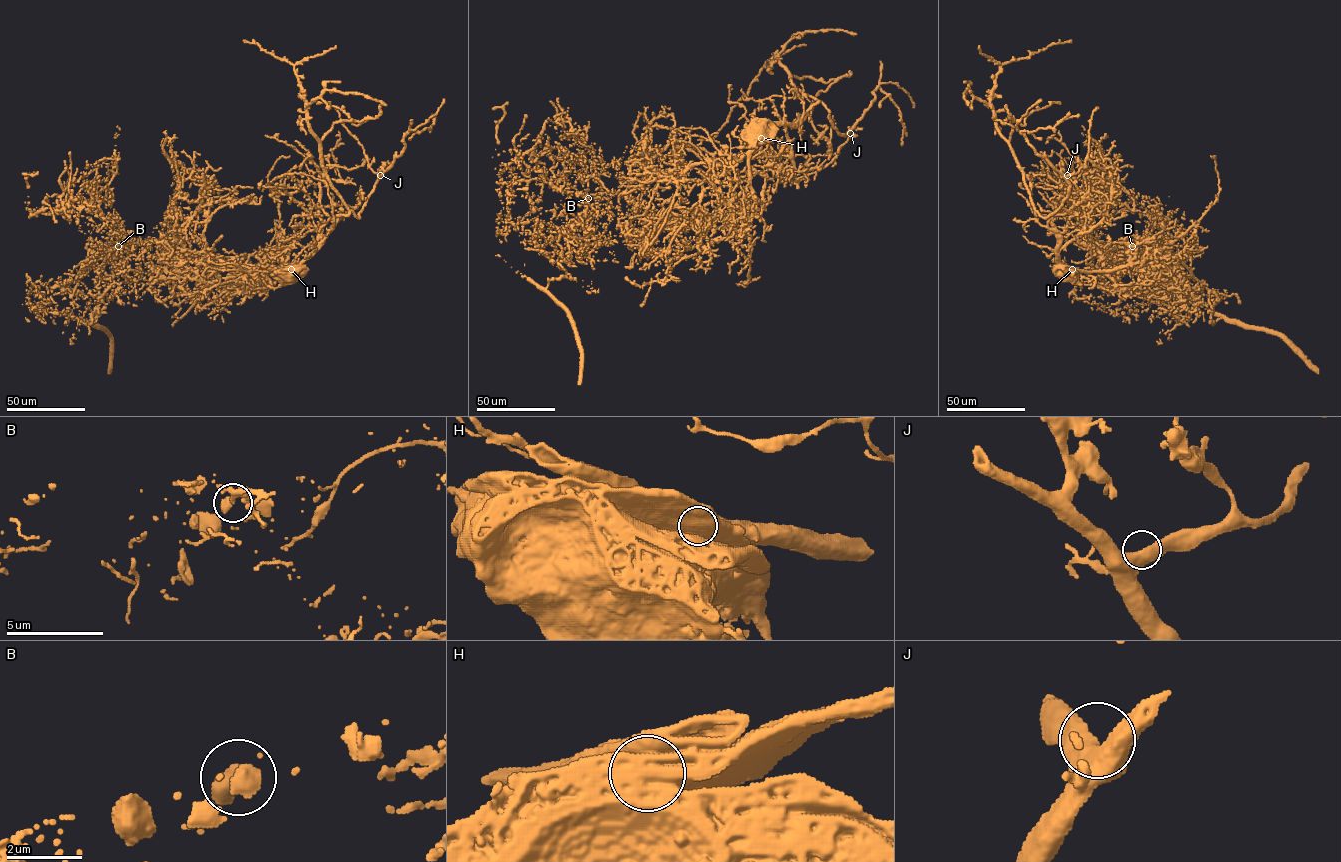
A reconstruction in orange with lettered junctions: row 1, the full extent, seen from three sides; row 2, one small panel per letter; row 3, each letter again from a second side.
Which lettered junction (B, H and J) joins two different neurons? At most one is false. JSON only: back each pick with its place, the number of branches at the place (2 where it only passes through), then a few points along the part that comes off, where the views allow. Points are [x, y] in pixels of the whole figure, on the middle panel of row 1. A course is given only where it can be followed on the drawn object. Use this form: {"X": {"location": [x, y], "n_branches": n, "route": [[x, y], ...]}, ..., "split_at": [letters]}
{"H": {"location": [761, 138], "n_branches": 1, "route": [[761, 138], [773, 125], [795, 123], [803, 113], [802, 98], [793, 91], [791, 77], [776, 56], [713, 137]]}, "split_at": ["H"]}

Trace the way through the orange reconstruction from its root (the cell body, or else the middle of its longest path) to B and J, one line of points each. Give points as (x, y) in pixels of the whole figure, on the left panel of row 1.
B: (289, 273), (245, 271), (204, 282), (179, 275), (179, 258), (172, 256), (168, 245), (160, 241), (118, 246)
J: (289, 273), (318, 247), (337, 216), (346, 215), (352, 211), (359, 218), (380, 175)

